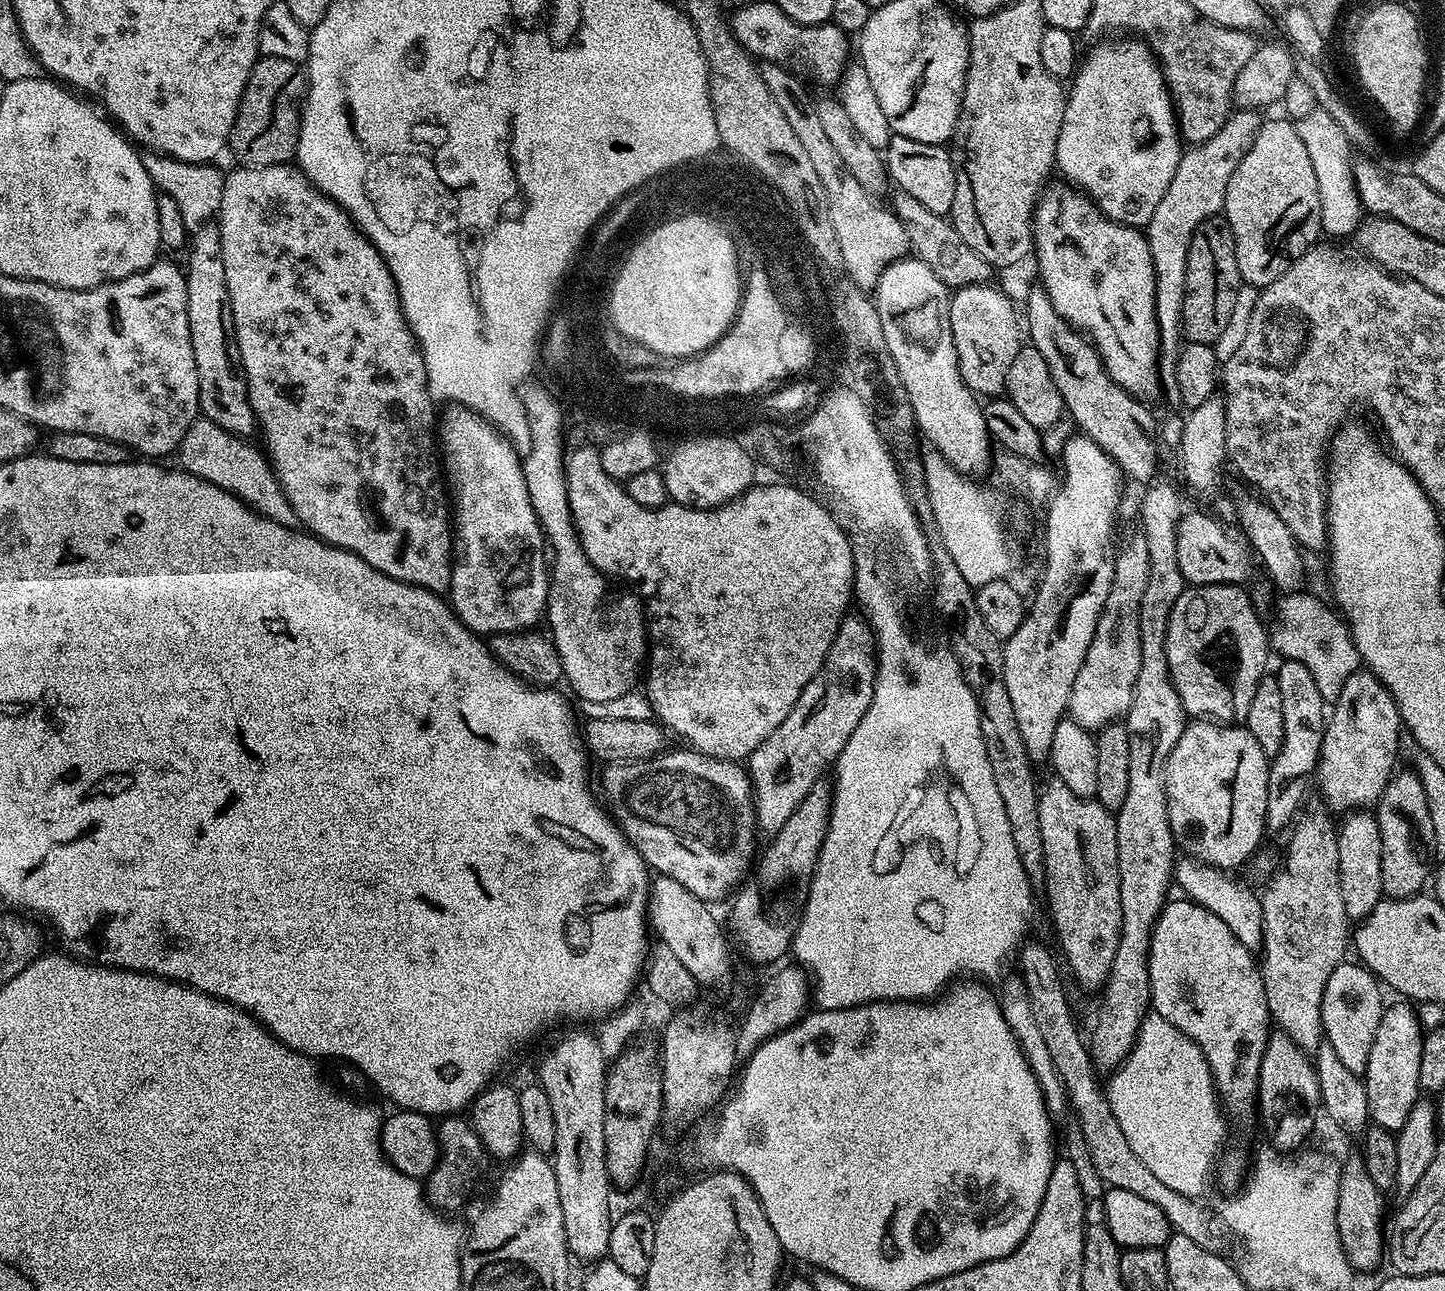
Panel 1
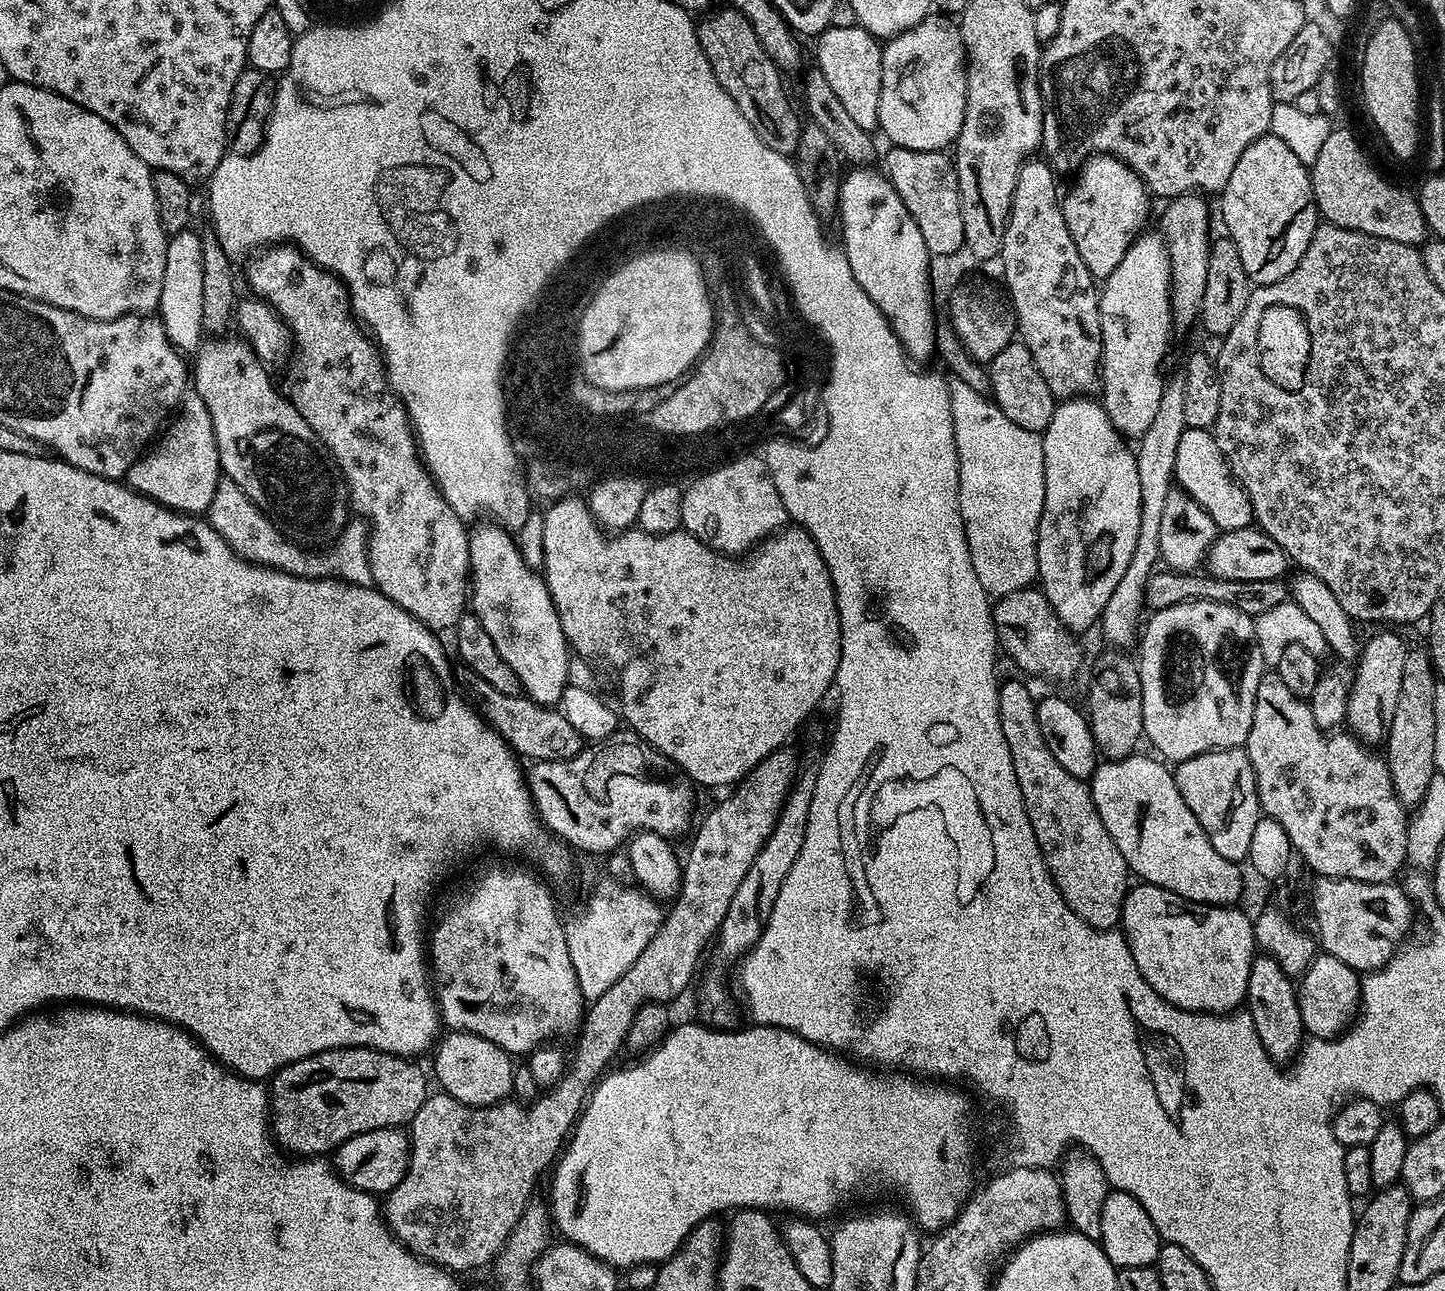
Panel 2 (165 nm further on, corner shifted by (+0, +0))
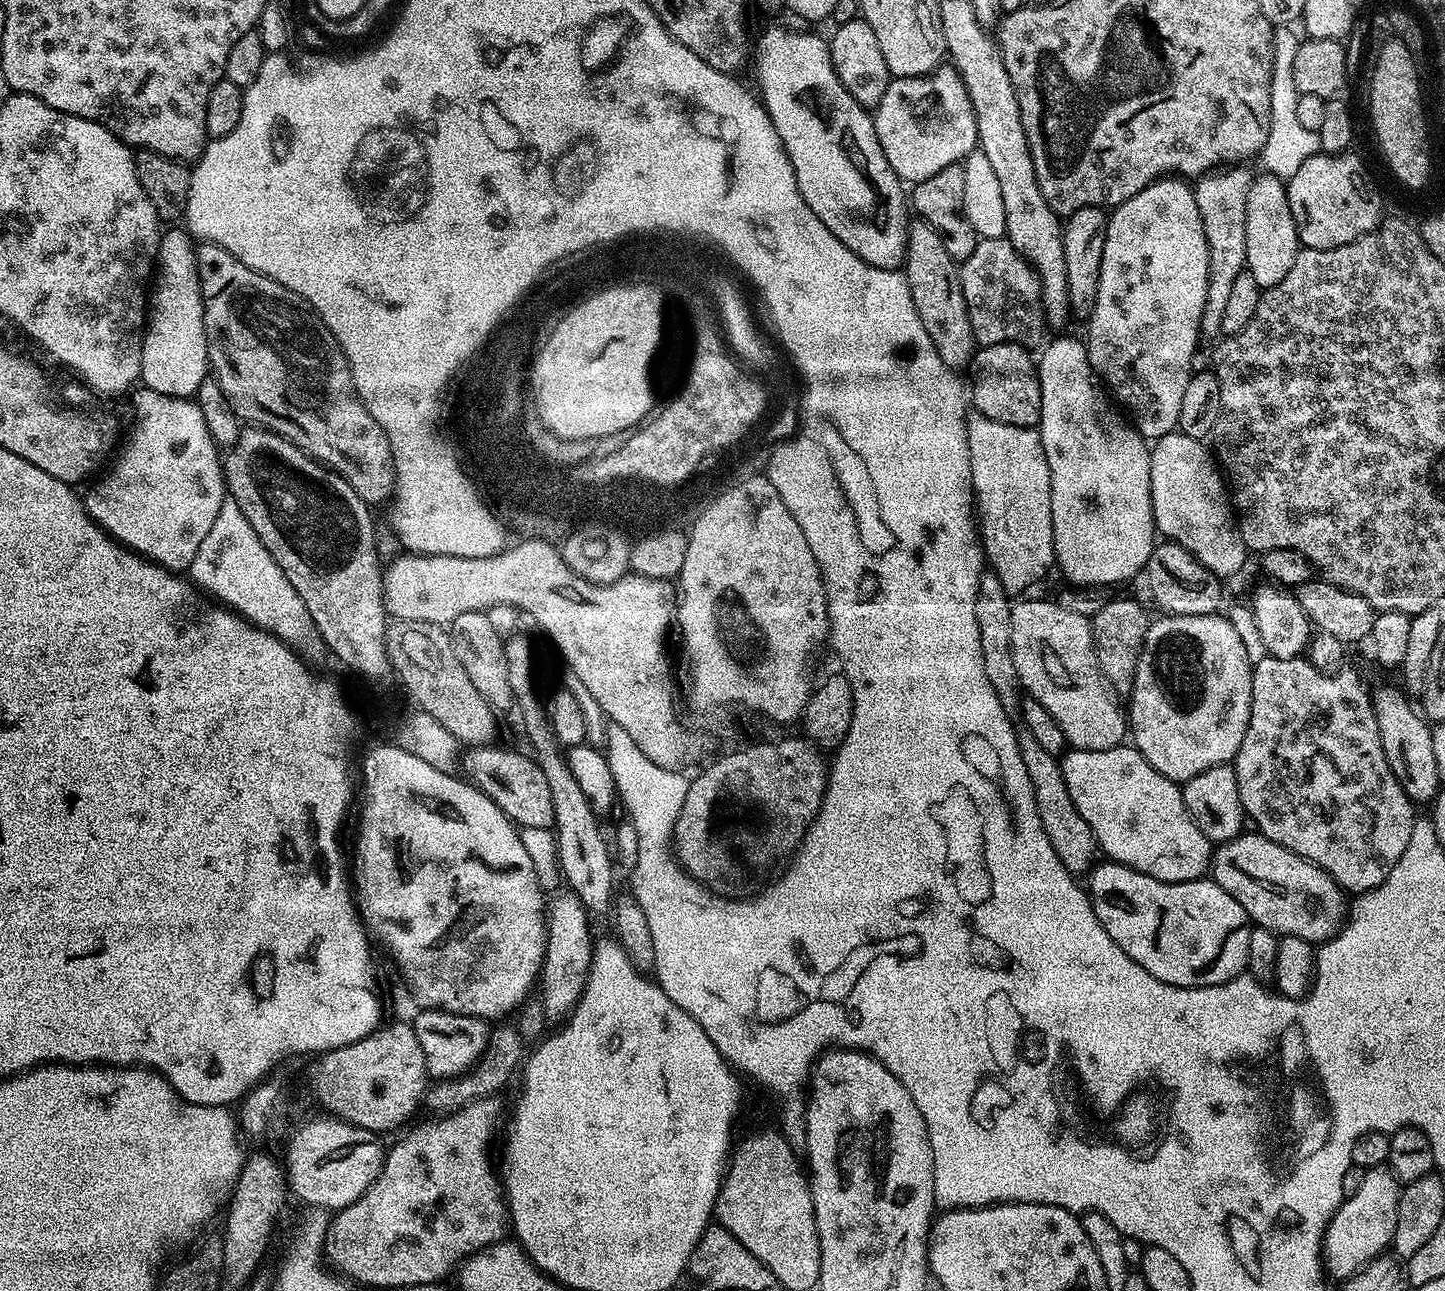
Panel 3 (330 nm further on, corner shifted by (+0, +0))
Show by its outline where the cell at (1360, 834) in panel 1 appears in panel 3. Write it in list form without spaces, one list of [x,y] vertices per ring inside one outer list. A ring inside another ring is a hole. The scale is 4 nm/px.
[[[1264,656],[1255,661],[1252,670],[1252,701],[1250,702],[1250,722],[1246,726],[1246,738],[1242,738],[1242,746],[1238,746],[1238,754],[1234,761],[1238,778],[1238,798],[1242,798],[1245,817],[1257,824],[1258,832],[1274,843],[1285,847],[1301,858],[1316,864],[1326,871],[1348,894],[1363,894],[1379,886],[1394,870],[1394,862],[1402,858],[1402,850],[1410,842],[1412,822],[1414,819],[1413,801],[1402,790],[1398,778],[1390,770],[1386,762],[1386,754],[1382,750],[1382,738],[1378,738],[1378,722],[1374,718],[1372,697],[1369,689],[1364,689],[1360,676],[1351,666],[1345,666],[1339,672],[1327,674],[1318,671],[1306,658],[1274,658]]]

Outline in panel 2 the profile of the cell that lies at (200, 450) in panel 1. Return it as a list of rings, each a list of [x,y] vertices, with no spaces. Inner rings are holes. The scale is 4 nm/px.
[[[222,478],[214,490],[214,498],[206,513],[208,525],[237,552],[244,560],[253,564],[263,564],[265,568],[277,568],[291,576],[335,578],[345,582],[371,585],[372,574],[368,561],[369,525],[352,522],[336,537],[331,546],[323,550],[309,550],[293,542],[277,528],[275,522],[260,509],[233,480]],[[360,523],[360,524],[356,524]]]

